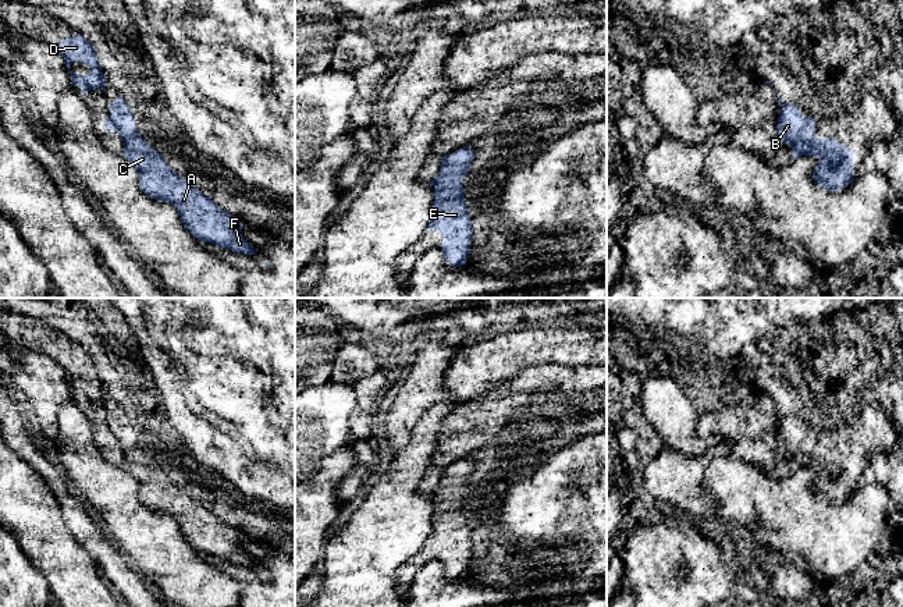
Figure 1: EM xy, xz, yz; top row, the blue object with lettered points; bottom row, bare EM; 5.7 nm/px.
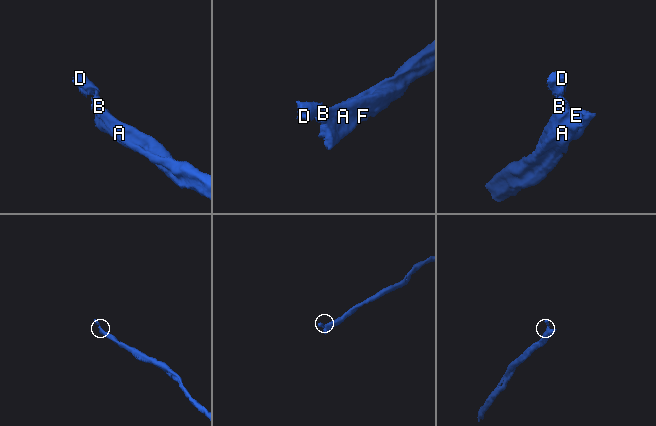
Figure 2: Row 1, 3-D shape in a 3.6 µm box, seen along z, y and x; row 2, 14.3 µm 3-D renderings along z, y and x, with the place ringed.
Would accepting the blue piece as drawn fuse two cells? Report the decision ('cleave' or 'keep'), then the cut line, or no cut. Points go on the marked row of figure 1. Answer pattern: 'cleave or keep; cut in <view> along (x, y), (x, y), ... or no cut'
cleave; cut in xy along (110, 116), (121, 130), (125, 141)

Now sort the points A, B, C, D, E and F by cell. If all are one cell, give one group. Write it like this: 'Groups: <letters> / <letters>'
Groups: A B C E F / D

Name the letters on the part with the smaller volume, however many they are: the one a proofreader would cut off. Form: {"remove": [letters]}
{"remove": ["D"]}

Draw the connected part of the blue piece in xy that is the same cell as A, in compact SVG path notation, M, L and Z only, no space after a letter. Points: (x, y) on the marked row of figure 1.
M120 95L110 103L110 111L127 138L125 155L139 171L139 188L147 196L171 203L198 241L255 255L253 246L241 234L243 224L171 170L166 159L139 135L132 113Z

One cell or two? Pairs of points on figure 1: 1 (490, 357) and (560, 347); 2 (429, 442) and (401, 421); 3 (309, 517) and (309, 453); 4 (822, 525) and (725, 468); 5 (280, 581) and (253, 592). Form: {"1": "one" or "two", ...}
{"1": "one", "2": "two", "3": "two", "4": "one", "5": "one"}

